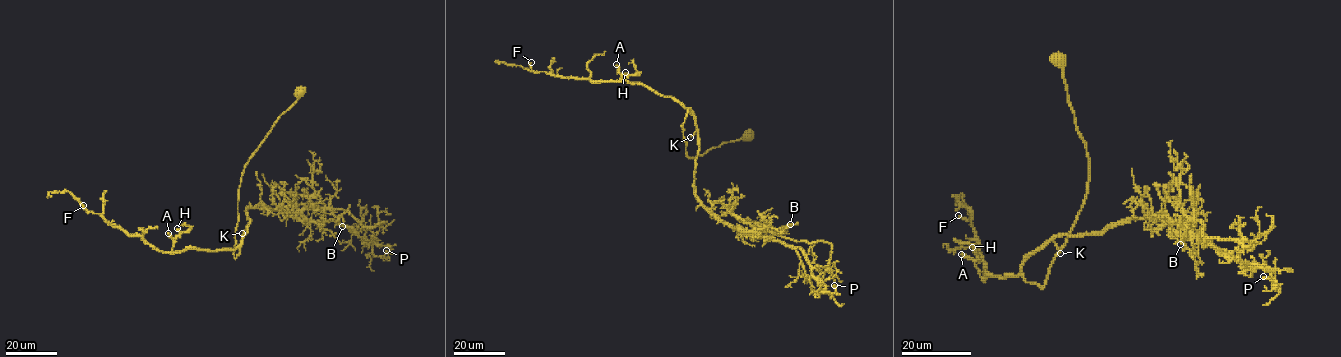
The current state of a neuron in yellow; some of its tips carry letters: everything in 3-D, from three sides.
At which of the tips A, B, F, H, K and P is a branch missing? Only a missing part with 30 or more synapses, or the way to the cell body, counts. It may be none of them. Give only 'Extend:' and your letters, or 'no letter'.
Extend: A

